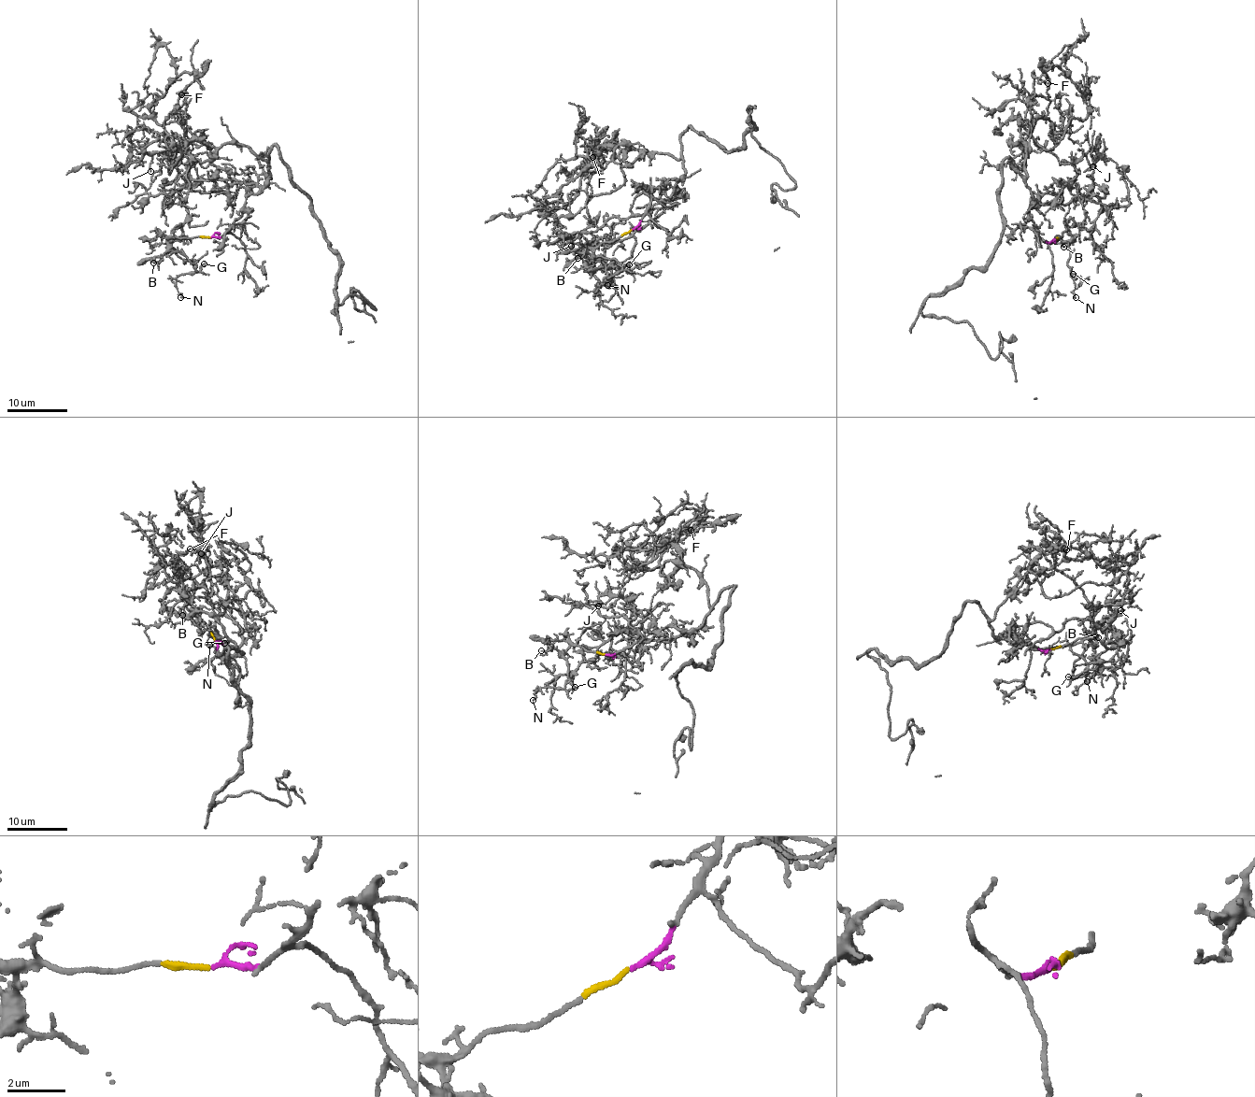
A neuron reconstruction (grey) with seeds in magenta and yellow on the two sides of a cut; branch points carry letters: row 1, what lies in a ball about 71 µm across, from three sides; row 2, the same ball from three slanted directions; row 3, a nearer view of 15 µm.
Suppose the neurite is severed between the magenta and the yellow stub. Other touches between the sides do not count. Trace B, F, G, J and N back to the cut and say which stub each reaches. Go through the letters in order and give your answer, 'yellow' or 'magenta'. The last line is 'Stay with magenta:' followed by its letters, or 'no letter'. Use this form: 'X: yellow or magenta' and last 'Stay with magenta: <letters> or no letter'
B: yellow
F: magenta
G: yellow
J: magenta
N: yellow
Stay with magenta: F, J

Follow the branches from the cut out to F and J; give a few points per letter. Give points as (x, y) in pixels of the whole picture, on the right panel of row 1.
F: (1053, 240), (1048, 243), (1036, 233), (1021, 138), (1010, 144), (1025, 143), (1033, 125), (1033, 79), (1047, 83)
J: (1053, 240), (1048, 243), (1034, 228), (1019, 120), (1060, 163), (1092, 150), (1097, 156), (1092, 166)

